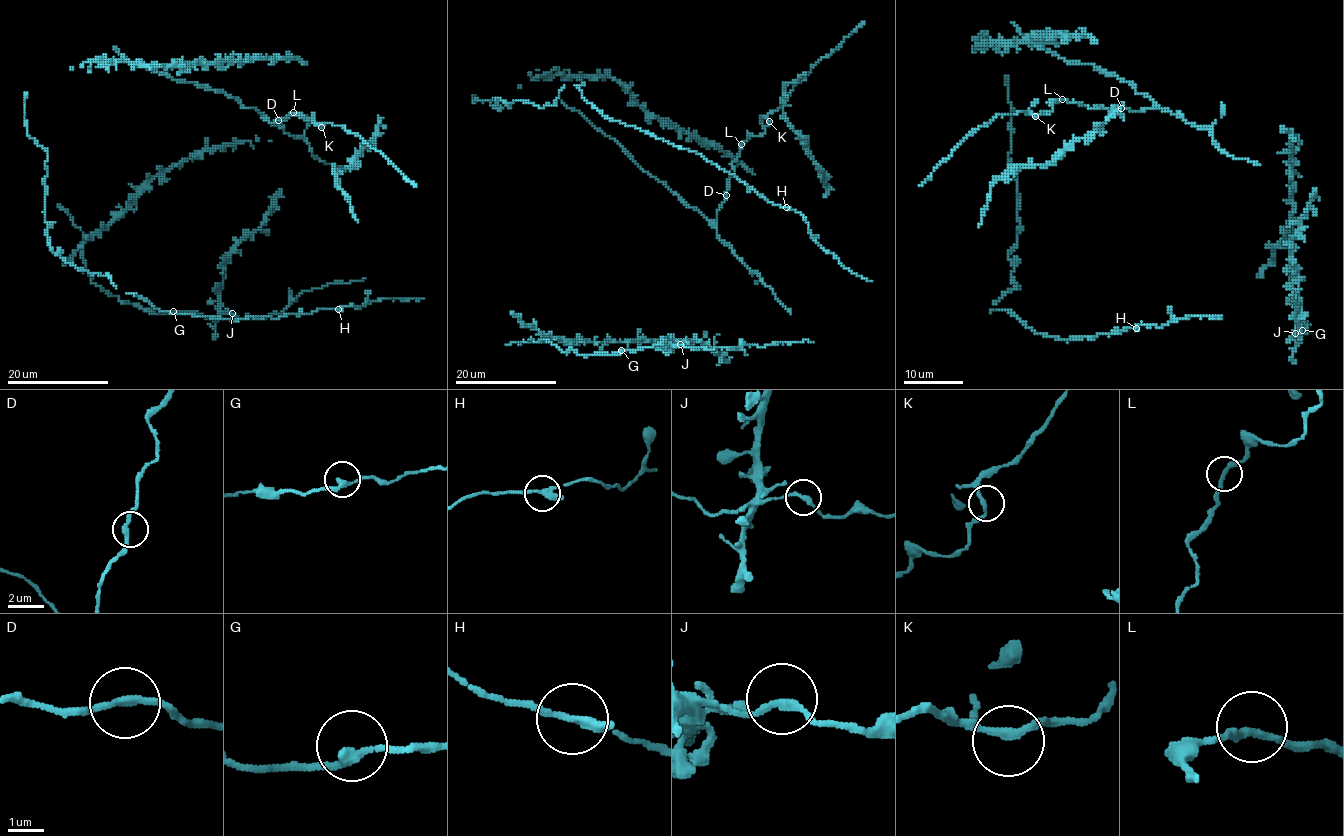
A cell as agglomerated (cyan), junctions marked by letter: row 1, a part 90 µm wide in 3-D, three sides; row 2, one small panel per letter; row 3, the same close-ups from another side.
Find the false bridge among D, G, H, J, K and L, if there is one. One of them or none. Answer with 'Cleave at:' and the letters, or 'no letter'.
Cleave at: no letter

